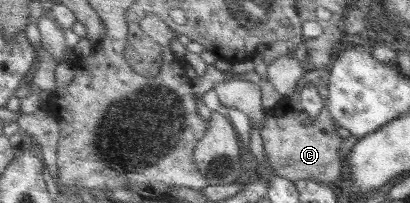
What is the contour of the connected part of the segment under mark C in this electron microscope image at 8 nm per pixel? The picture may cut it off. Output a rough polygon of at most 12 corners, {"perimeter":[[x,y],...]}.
{"perimeter":[[297,94],[259,131],[276,175],[331,185],[343,138],[327,109],[309,116]]}

